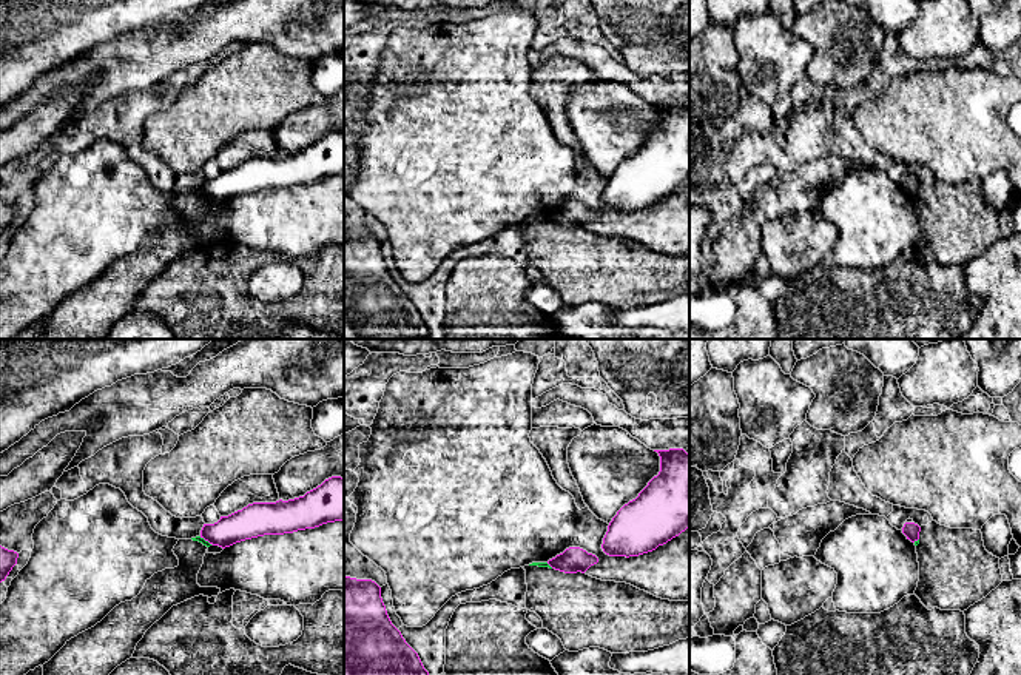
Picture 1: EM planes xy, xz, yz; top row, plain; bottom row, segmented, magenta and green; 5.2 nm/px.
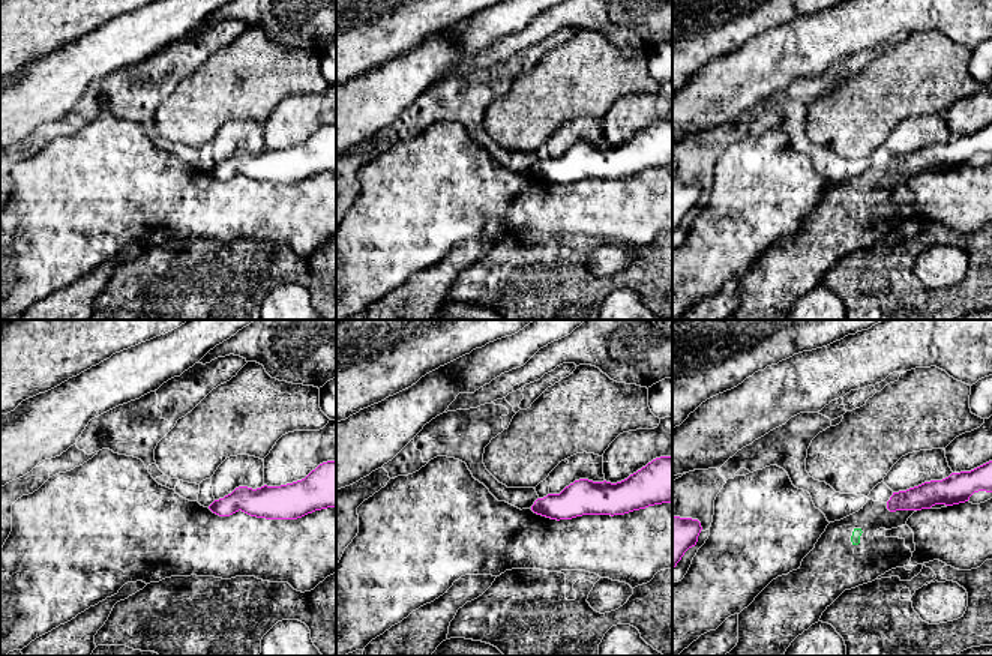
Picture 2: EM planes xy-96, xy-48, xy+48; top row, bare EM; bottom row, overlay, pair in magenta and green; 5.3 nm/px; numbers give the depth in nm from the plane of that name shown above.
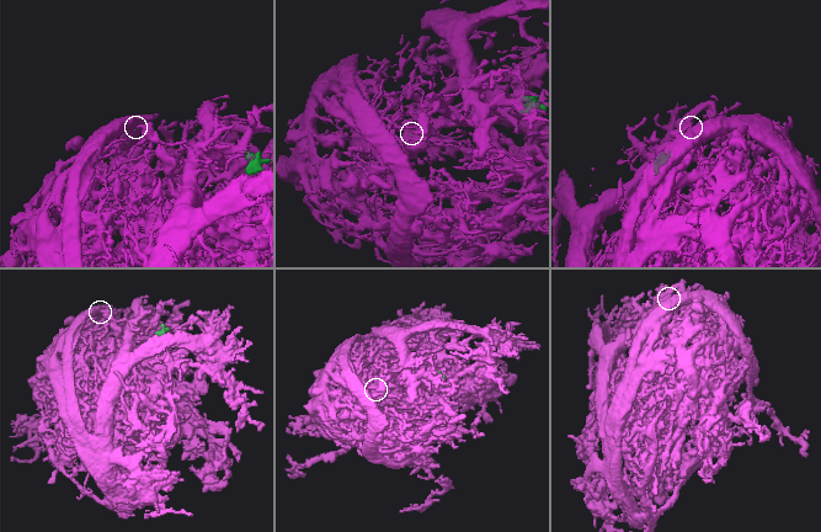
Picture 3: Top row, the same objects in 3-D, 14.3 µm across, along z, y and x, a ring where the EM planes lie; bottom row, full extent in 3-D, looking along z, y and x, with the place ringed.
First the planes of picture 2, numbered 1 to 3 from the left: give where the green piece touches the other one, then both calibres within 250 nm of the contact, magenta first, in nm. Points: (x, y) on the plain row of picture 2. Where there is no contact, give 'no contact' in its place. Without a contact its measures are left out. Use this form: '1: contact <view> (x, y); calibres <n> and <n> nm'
1: no contact
2: no contact
3: no contact

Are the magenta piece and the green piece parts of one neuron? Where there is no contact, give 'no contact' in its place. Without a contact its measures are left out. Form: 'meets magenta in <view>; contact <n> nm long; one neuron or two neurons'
meets magenta in xy; contact 80 nm long; two neurons

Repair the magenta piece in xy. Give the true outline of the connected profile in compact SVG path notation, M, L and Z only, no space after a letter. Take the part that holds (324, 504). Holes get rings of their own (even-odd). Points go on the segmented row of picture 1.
M332 476L304 496L253 502L214 524L204 524L200 538L222 549L264 536L315 529L344 519L344 478Z

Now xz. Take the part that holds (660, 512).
M654 452L660 456L660 472L609 522L601 544L609 556L652 552L689 527L689 453Z

